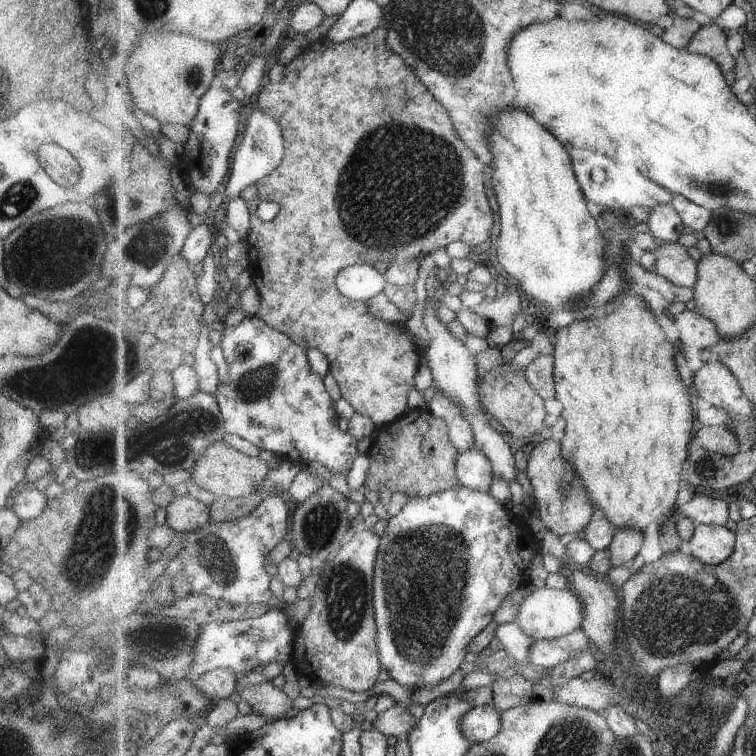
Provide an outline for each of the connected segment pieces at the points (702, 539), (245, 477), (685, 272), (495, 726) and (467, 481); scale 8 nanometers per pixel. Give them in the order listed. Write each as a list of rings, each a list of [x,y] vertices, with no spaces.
[[[701,524],[696,526],[688,543],[691,556],[697,557],[703,564],[717,566],[725,563],[736,552],[736,532],[725,527]]]
[[[217,442],[201,454],[197,466],[190,469],[190,479],[195,480],[198,486],[222,499],[243,498],[249,494],[256,494],[261,488],[261,482],[269,476],[269,464],[258,457],[247,456],[239,452],[227,442]]]
[[[656,241],[655,263],[652,271],[671,284],[695,289],[699,279],[698,262],[689,254],[688,248],[678,242]]]
[[[494,705],[471,708],[464,719],[464,732],[473,745],[491,740],[501,732],[501,711]]]
[[[477,447],[460,454],[456,472],[461,487],[487,492],[493,484],[493,464]]]

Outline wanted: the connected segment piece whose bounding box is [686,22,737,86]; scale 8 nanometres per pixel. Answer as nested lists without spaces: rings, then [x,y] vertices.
[[[704,23],[704,27],[693,36],[693,40],[686,47],[688,52],[702,55],[715,60],[721,70],[725,72],[725,78],[731,86],[736,83],[736,58],[731,56],[727,48],[729,34],[721,31],[716,25]]]

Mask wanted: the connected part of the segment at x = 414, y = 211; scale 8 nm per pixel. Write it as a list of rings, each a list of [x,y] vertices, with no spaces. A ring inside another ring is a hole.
[[[382,26],[368,36],[351,38],[343,43],[335,43],[325,37],[319,38],[306,47],[298,58],[287,64],[285,78],[281,82],[272,83],[267,81],[265,83],[258,96],[258,106],[263,110],[267,110],[279,122],[279,126],[285,134],[287,156],[275,172],[267,174],[267,178],[257,182],[257,196],[247,203],[253,226],[251,226],[247,238],[247,252],[251,265],[246,277],[251,284],[255,280],[255,286],[261,292],[261,306],[259,306],[257,316],[271,325],[272,328],[277,328],[280,332],[287,334],[291,340],[296,341],[305,349],[320,349],[328,357],[330,373],[337,382],[342,398],[352,406],[355,413],[371,418],[377,429],[387,427],[410,411],[409,406],[407,406],[407,396],[409,396],[412,389],[416,390],[414,388],[415,376],[417,376],[421,366],[421,350],[416,344],[416,338],[411,333],[403,332],[401,328],[391,326],[389,322],[377,320],[369,312],[368,305],[365,302],[353,301],[341,294],[337,290],[337,284],[335,284],[337,274],[343,268],[351,266],[351,264],[368,262],[377,257],[386,258],[392,255],[393,252],[401,250],[401,248],[405,250],[407,246],[417,250],[417,259],[435,252],[437,248],[446,249],[451,242],[457,240],[477,248],[487,238],[489,239],[493,224],[495,224],[495,216],[493,216],[495,208],[491,208],[491,204],[489,204],[487,186],[485,186],[485,182],[489,180],[489,176],[487,176],[489,168],[461,140],[448,109],[433,95],[432,90],[420,80],[420,77],[405,63],[405,60],[397,52],[393,52],[393,48],[388,44],[388,34],[389,32]],[[263,200],[271,200],[271,202],[277,202],[281,206],[281,212],[273,222],[263,222],[257,216],[257,206]],[[357,238],[369,238],[371,244],[365,246],[365,242],[361,242]]]

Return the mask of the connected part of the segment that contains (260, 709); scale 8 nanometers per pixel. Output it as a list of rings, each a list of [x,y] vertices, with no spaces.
[[[266,681],[264,684],[246,686],[240,693],[241,698],[247,701],[253,712],[269,720],[285,719],[285,716],[294,714],[293,700],[280,689],[279,682]]]

